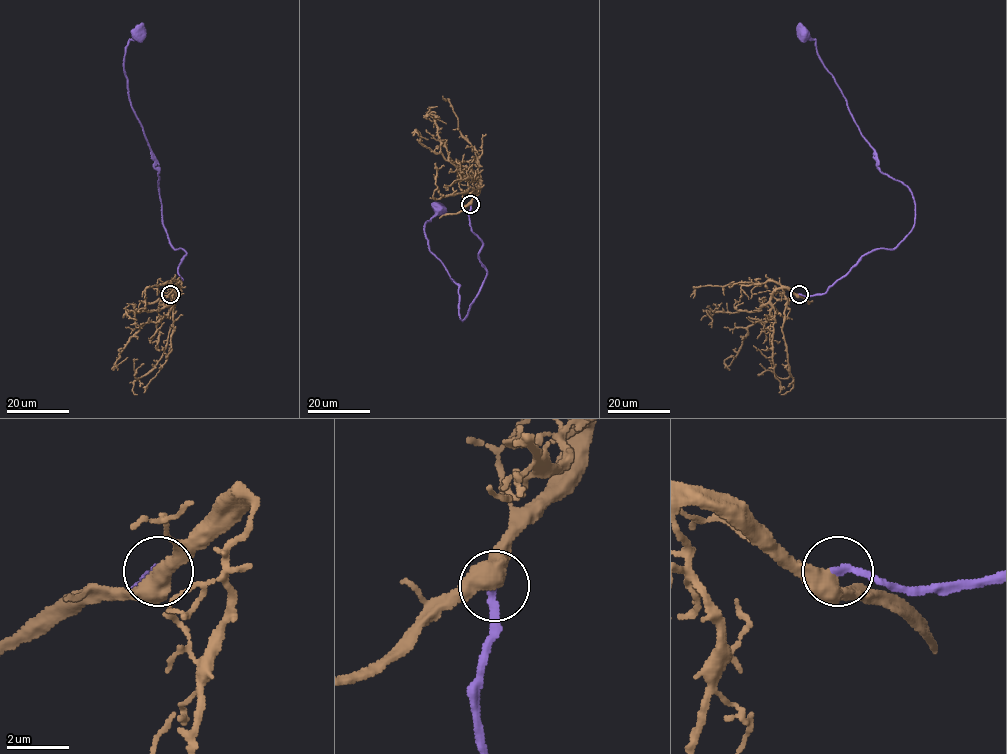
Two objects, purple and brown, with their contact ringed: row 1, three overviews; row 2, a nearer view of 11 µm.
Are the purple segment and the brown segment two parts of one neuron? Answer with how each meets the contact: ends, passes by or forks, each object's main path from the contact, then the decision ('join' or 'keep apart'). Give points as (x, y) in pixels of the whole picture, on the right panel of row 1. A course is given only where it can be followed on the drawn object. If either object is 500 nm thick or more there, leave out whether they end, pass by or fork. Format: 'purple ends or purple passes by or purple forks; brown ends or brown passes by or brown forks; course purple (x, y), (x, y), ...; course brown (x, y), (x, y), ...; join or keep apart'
purple ends; brown passes by; course purple (798, 294), (823, 294), (864, 255), (893, 249), (915, 217), (911, 191), (877, 167), (815, 41), (804, 33); course brown (798, 294), (778, 288), (771, 296), (770, 317), (748, 327), (739, 352), (724, 363), (728, 366), (733, 357); join

